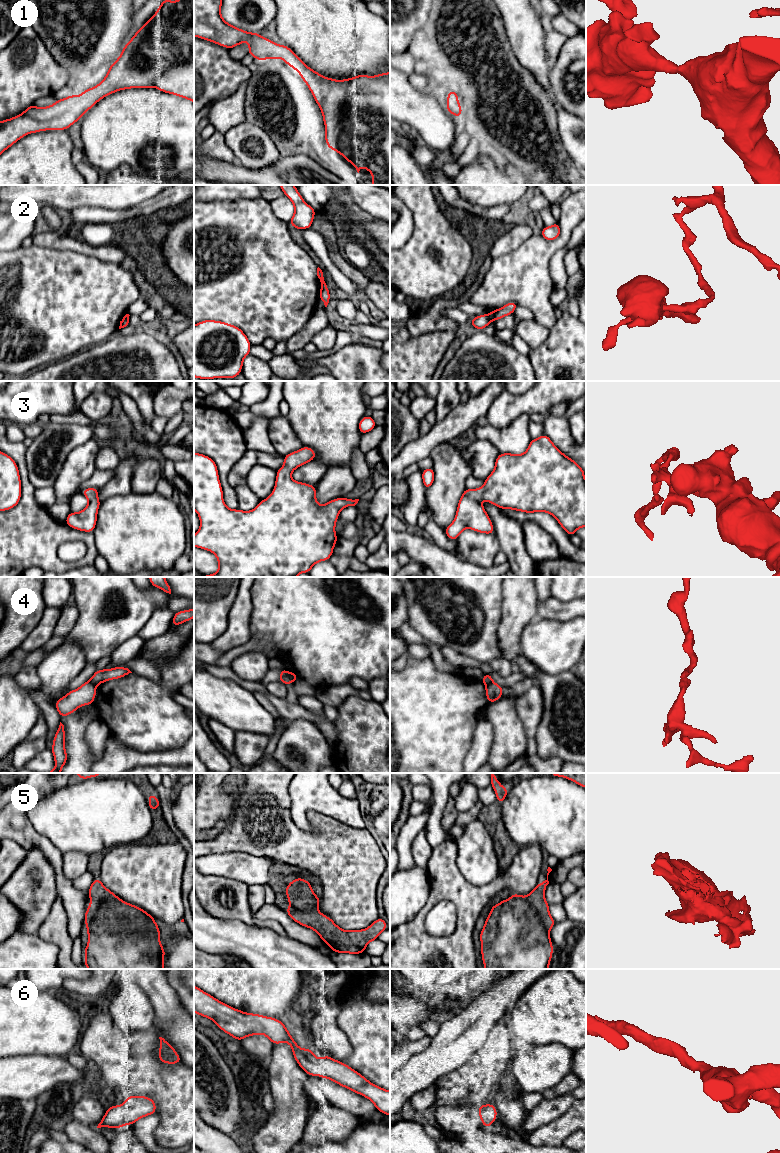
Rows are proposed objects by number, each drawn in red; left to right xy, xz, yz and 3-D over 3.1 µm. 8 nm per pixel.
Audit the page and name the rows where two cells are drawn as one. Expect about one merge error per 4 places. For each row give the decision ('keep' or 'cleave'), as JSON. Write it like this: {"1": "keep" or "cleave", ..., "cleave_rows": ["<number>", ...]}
{"1": "keep", "2": "cleave", "3": "keep", "4": "cleave", "5": "keep", "6": "keep", "cleave_rows": ["2", "4"]}

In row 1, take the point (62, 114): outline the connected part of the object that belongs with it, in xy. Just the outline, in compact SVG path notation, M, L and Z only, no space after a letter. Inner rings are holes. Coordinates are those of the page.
M163 0L156 13L123 47L105 78L80 96L70 95L47 107L34 104L15 117L0 121L0 155L22 137L46 130L67 130L104 97L124 89L157 88L194 103L194 0Z

